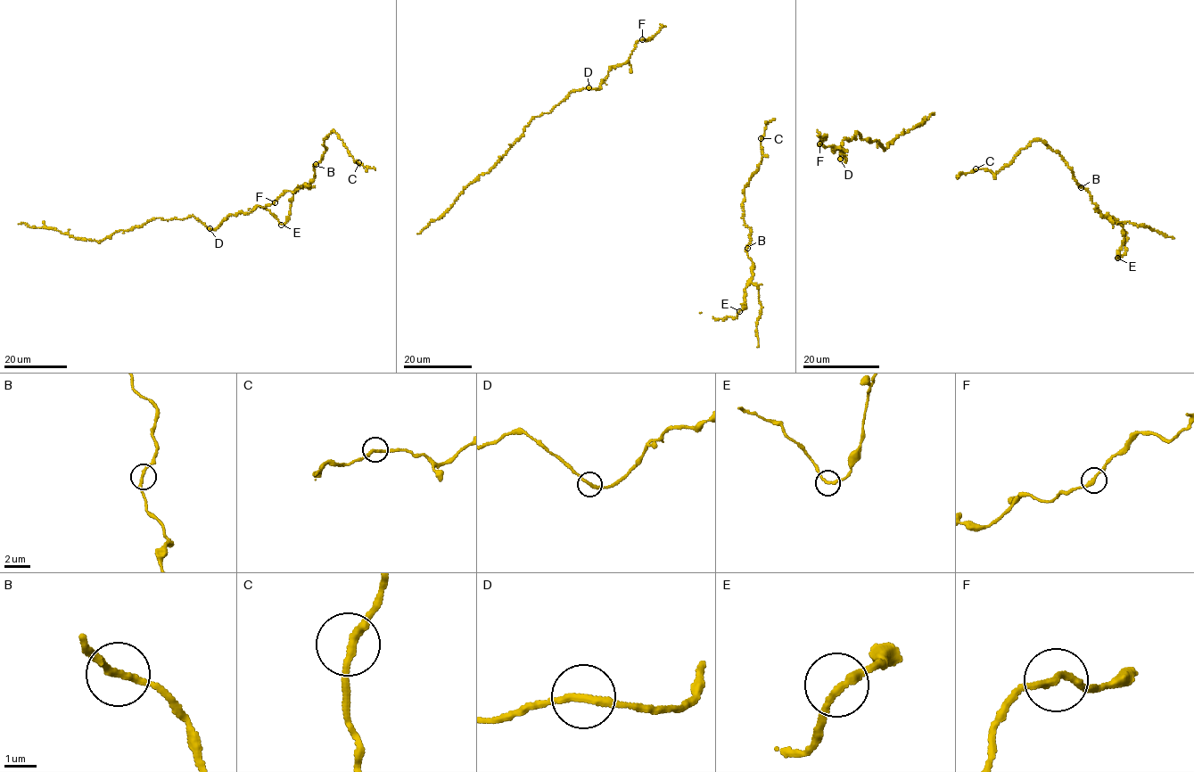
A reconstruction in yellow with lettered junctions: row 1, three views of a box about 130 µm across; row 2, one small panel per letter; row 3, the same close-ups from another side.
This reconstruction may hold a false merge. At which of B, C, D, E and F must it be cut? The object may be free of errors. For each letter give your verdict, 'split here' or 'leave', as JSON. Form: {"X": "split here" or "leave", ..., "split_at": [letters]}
{"B": "leave", "C": "leave", "D": "leave", "E": "leave", "F": "leave", "split_at": []}

